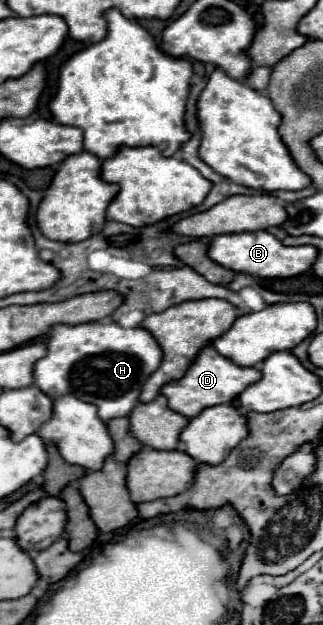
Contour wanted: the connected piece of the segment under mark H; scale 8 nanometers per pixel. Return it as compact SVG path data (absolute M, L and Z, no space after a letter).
M93 321L83 325L53 325L45 339L47 353L33 365L33 379L35 385L49 397L61 397L61 395L75 395L81 401L93 403L97 407L97 415L103 421L115 419L115 417L127 417L131 409L139 401L139 393L147 377L161 365L161 347L153 339L153 335L147 329L135 327L135 329L123 329L113 321Z

